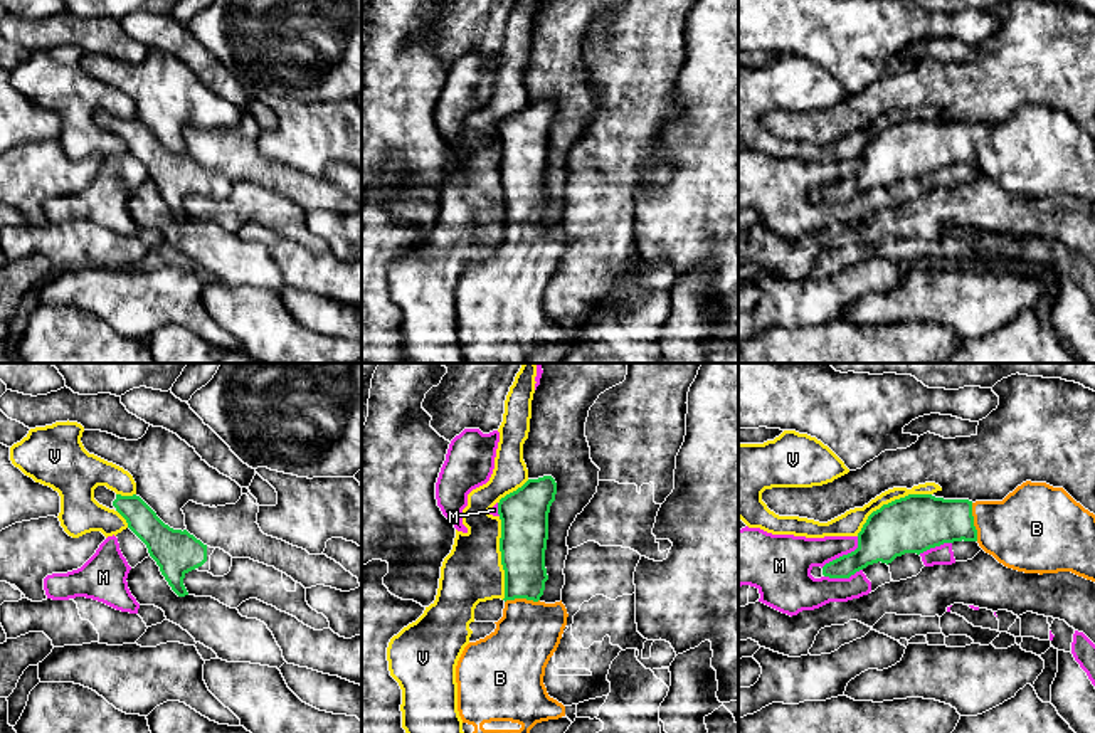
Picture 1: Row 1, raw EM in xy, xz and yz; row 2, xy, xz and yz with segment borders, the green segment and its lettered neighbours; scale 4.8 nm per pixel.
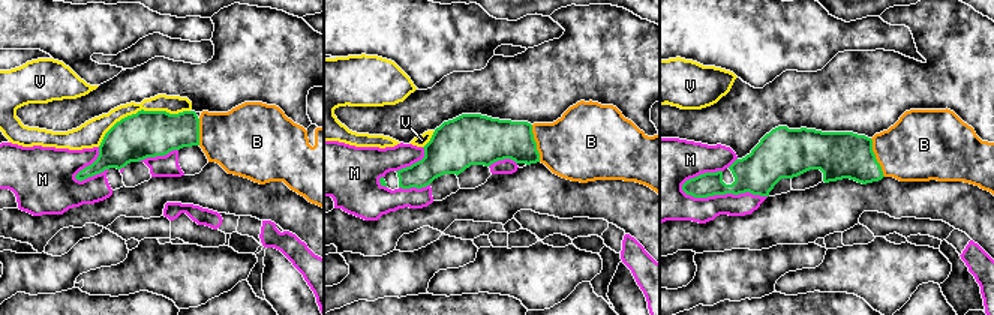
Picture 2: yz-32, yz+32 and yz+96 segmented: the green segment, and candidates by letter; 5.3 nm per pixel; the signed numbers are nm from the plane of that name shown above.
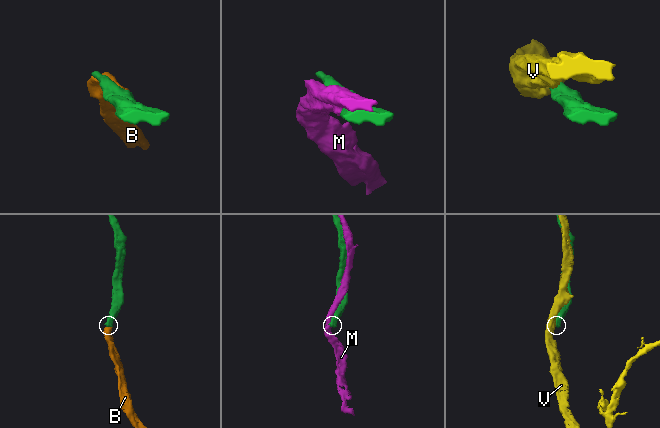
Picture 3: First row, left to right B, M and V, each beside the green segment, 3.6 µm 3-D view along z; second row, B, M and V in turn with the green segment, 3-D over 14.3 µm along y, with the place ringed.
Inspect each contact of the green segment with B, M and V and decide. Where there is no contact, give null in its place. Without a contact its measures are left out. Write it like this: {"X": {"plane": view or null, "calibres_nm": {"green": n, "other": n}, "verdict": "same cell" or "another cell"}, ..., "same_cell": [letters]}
{"B": {"plane": "yz", "calibres_nm": {"green": 280, "other": 360}, "verdict": "same cell"}, "M": {"plane": "yz", "calibres_nm": {"green": 240, "other": 220}, "verdict": "another cell"}, "V": {"plane": "xz", "calibres_nm": {"green": 240, "other": 280}, "verdict": "another cell"}, "same_cell": ["B"]}

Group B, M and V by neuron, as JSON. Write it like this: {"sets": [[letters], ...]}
{"sets": [["B"], ["M"], ["V"]]}

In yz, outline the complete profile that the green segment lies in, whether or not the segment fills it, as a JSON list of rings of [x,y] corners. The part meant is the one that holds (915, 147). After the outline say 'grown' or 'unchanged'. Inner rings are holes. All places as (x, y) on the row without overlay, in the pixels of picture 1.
[[[1026,104],[1002,124],[944,123],[908,118],[873,134],[858,156],[858,171],[823,190],[829,202],[849,202],[873,187],[891,187],[905,177],[923,177],[954,165],[977,165],[1008,192],[1024,197],[1071,195],[1095,205],[1095,138],[1063,111]]] | grown

